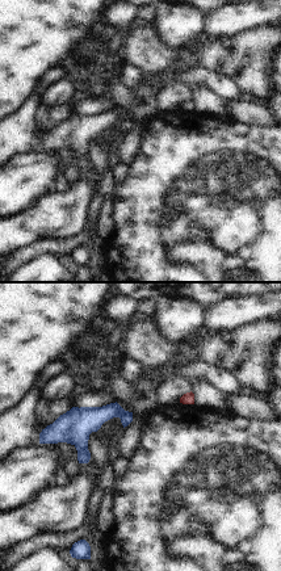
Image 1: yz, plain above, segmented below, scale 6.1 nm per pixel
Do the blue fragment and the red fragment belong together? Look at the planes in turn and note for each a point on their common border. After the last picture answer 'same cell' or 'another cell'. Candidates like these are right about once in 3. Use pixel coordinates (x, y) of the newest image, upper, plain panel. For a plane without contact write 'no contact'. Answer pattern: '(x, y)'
no contact

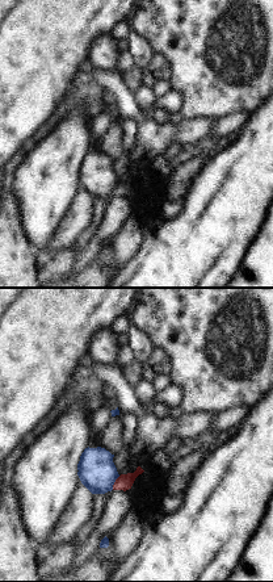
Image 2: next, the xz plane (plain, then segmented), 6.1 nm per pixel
(114, 187)

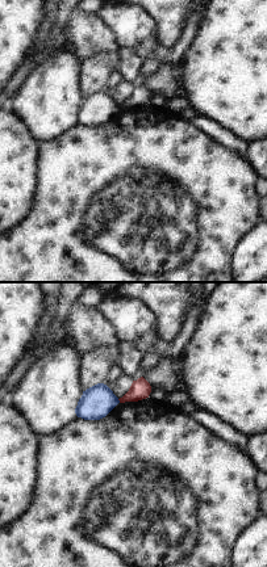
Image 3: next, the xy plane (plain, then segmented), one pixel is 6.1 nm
(119, 106)

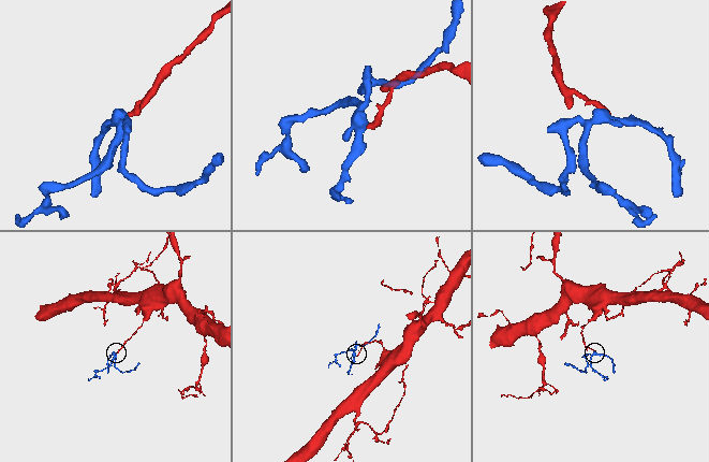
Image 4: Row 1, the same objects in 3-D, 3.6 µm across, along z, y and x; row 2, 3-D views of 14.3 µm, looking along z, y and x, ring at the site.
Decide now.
another cell

